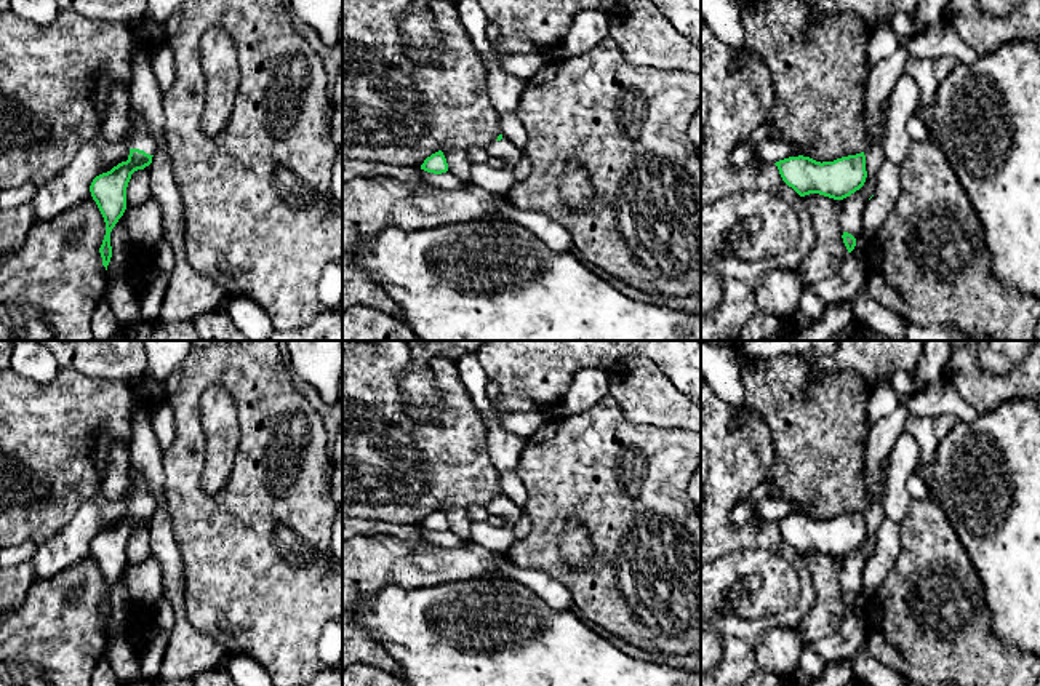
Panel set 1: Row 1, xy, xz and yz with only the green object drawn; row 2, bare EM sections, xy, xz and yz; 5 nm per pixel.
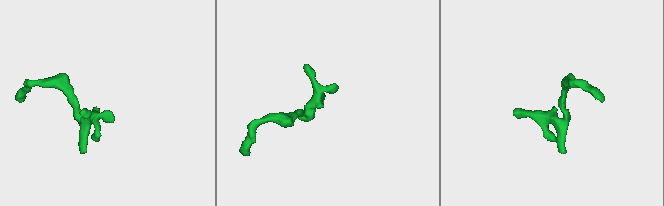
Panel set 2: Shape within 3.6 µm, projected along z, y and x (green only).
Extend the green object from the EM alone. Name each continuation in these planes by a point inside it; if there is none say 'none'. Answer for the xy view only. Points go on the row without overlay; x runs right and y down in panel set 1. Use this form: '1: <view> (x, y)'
1: xy (143, 498)

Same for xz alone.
1: xz (500, 509)

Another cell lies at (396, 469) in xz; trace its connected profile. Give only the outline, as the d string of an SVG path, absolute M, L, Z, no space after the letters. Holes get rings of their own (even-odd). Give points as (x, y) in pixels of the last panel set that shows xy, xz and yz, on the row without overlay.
M342 341L342 520L368 518L421 526L427 515L446 504L461 509L488 507L501 493L501 473L488 453L483 413L462 387L456 361L434 357L427 363L442 390L442 416L430 422L414 421L398 390L410 361L411 352L405 341Z

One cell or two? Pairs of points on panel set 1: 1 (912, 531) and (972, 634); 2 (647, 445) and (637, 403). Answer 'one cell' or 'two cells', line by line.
1: one cell
2: two cells

